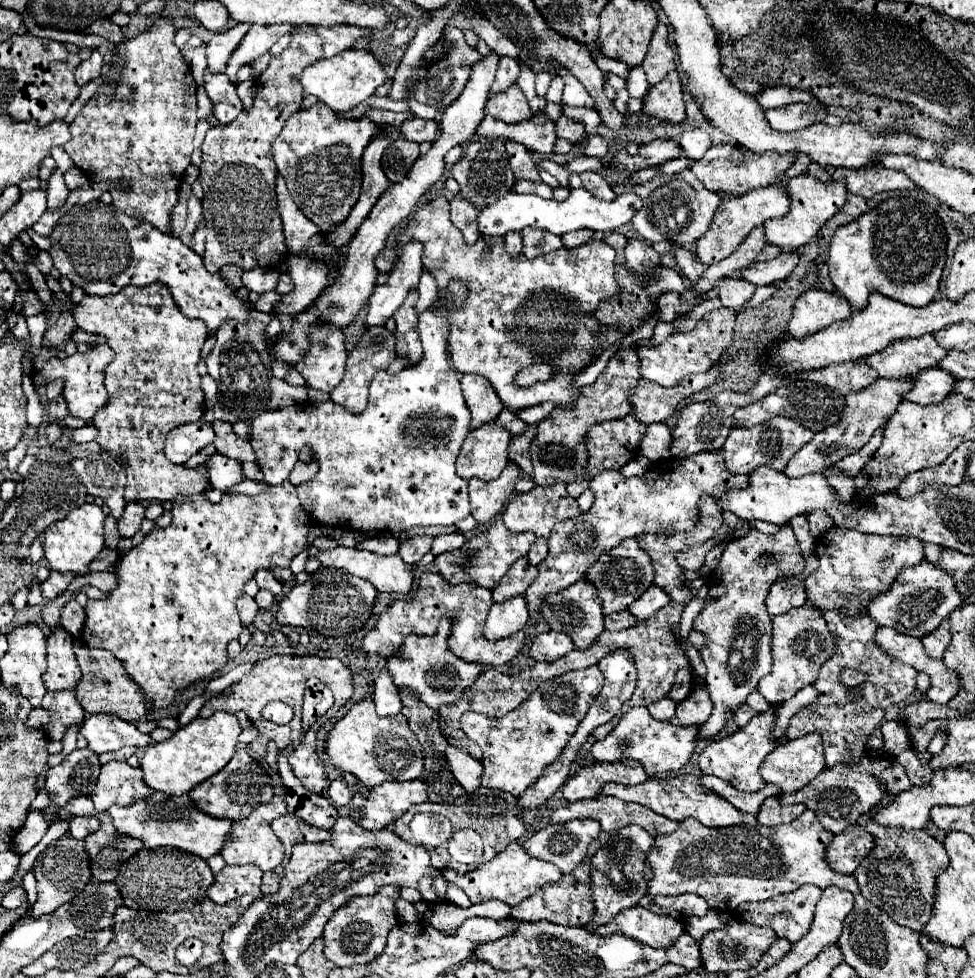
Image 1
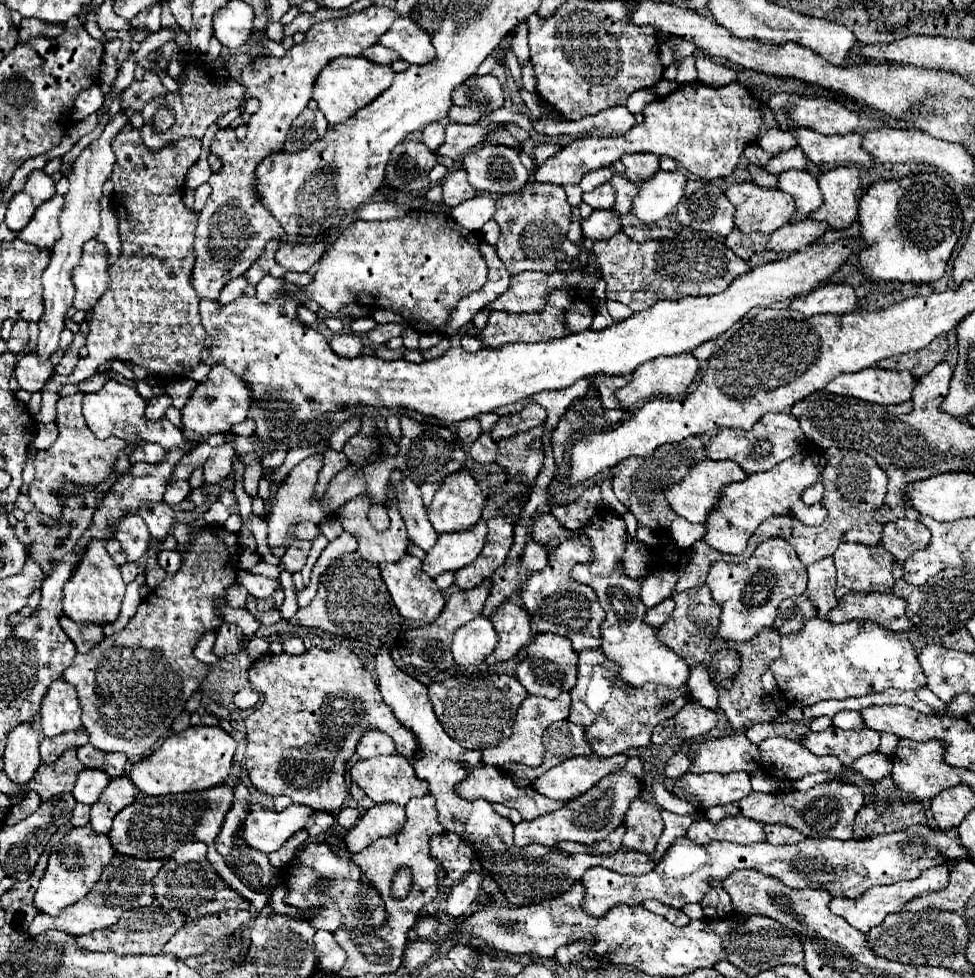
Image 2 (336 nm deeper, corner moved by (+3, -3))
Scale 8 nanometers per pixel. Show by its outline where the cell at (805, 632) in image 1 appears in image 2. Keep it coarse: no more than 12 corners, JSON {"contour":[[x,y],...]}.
{"contour":[[812,618],[770,668],[788,704],[920,690],[912,642]]}

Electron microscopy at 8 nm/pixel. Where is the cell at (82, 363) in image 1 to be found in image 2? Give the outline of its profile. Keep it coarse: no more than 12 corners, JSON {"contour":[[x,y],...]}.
{"contour":[[108,380],[84,394],[88,428],[100,440],[184,440],[166,418],[148,420],[136,388]]}

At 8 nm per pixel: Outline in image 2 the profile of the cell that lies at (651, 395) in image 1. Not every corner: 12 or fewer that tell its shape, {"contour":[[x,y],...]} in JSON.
{"contour":[[596,376],[594,384],[600,392],[604,408],[618,408],[612,376]]}

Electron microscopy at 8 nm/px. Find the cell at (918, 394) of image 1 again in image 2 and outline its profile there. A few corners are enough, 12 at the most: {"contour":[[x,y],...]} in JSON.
{"contour":[[864,368],[826,384],[826,392],[872,404],[910,400],[908,370]]}

